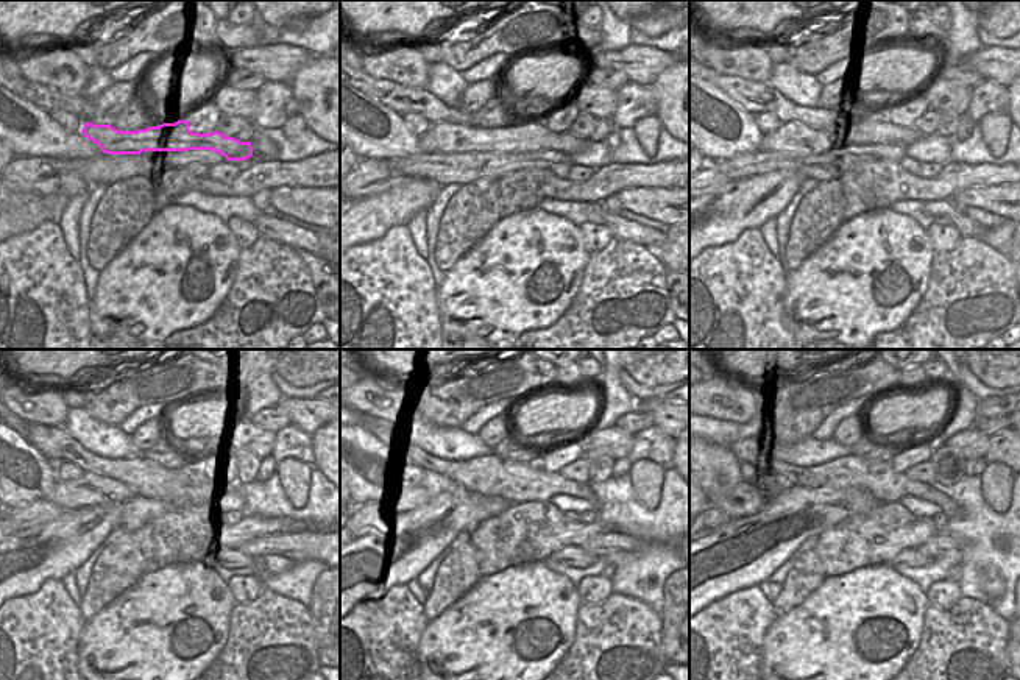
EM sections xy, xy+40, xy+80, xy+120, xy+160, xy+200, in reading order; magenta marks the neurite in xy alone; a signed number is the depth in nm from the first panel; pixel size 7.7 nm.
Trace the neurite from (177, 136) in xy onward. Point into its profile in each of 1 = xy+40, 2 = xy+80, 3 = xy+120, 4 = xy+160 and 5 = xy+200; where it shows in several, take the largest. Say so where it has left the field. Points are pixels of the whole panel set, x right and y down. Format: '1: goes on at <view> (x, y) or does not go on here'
1: goes on at xy+40 (527, 134)
2: goes on at xy+80 (800, 139)
3: goes on at xy+120 (94, 488)
4: goes on at xy+160 (415, 496)
5: goes on at xy+200 (738, 501)

